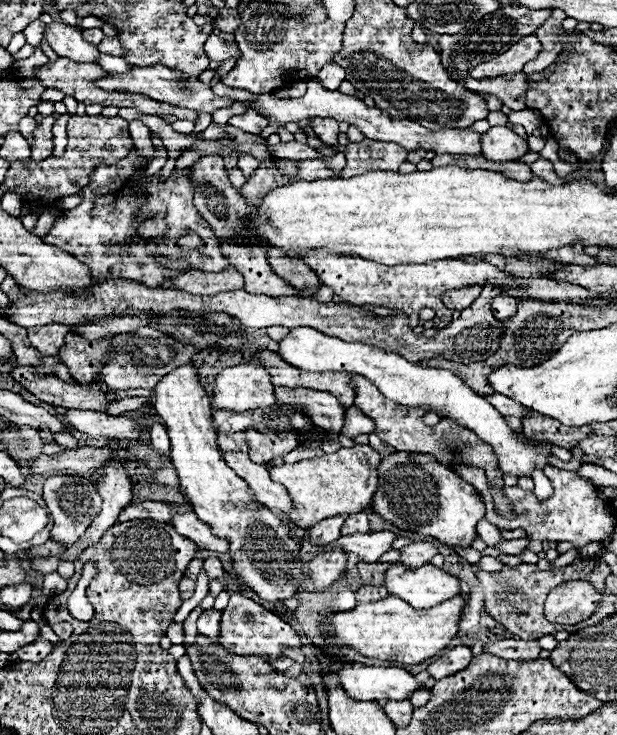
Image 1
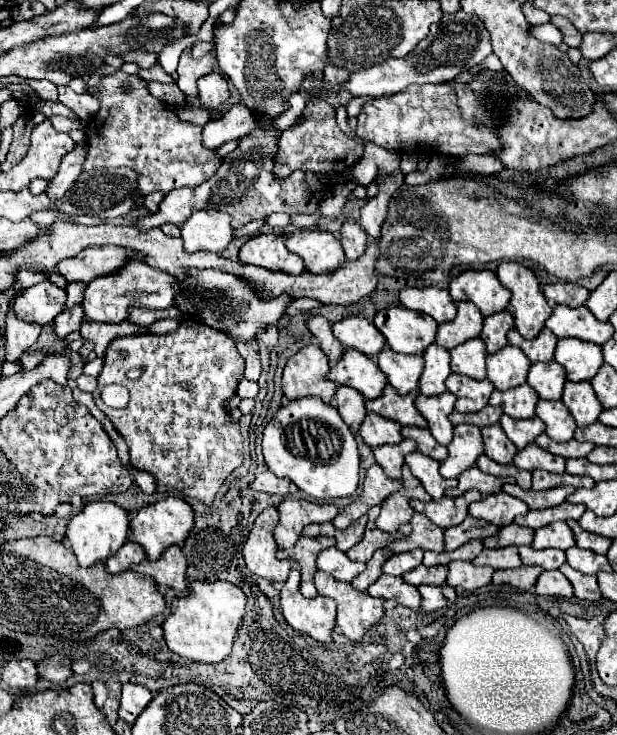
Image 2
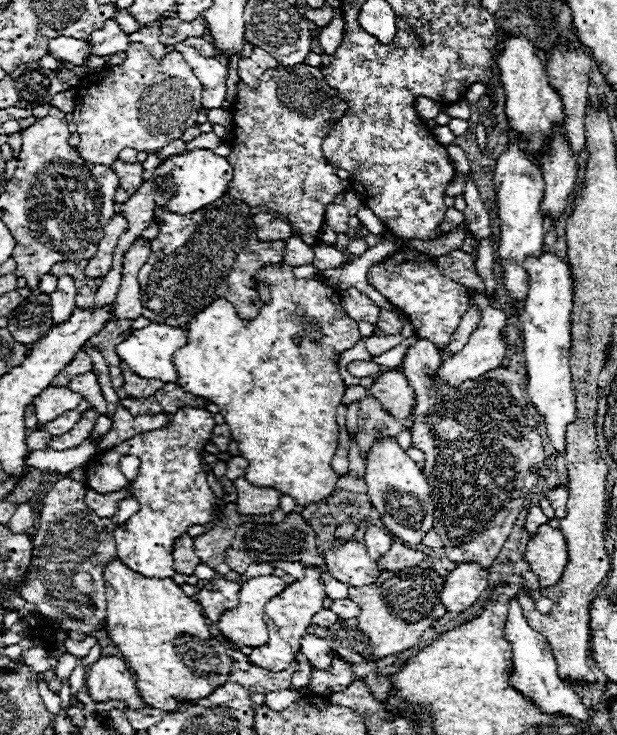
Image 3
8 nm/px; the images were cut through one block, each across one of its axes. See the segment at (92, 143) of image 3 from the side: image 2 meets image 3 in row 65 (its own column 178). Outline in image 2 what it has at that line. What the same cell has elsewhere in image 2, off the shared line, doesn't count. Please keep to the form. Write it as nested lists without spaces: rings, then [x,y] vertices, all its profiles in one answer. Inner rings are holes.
[[[116,70],[110,76],[104,76],[96,98],[100,100],[100,110],[88,122],[88,130],[86,130],[88,158],[84,164],[84,172],[108,168],[108,166],[128,166],[138,174],[138,188],[146,196],[146,194],[156,192],[156,190],[166,194],[172,188],[198,186],[206,178],[210,178],[218,170],[218,166],[222,164],[222,158],[216,156],[216,150],[206,150],[202,146],[202,128],[180,122],[174,106],[158,104],[160,100],[150,96],[150,92],[146,90],[146,82],[140,80],[138,76],[128,76],[120,70]],[[122,84],[128,84],[128,88],[124,90]]]

